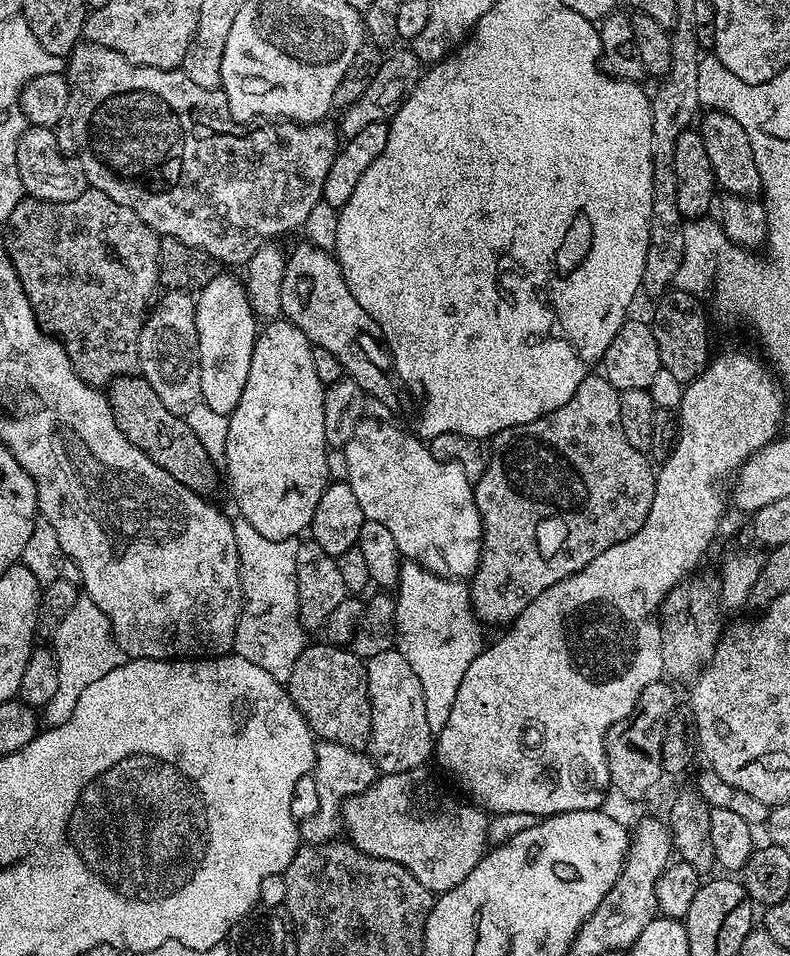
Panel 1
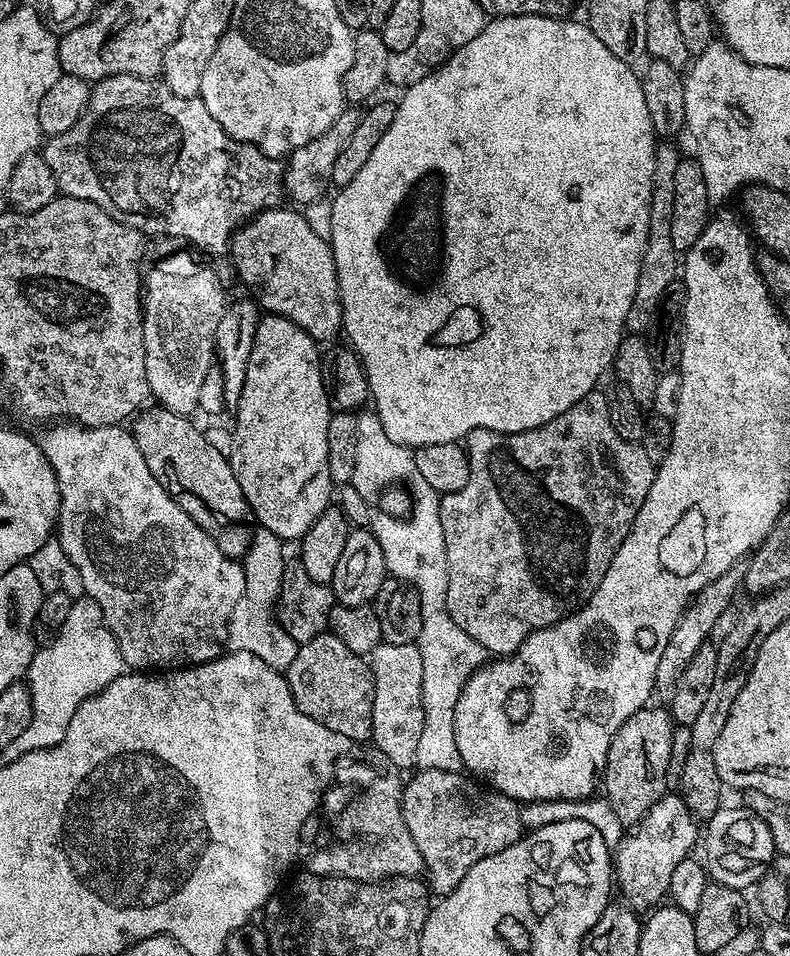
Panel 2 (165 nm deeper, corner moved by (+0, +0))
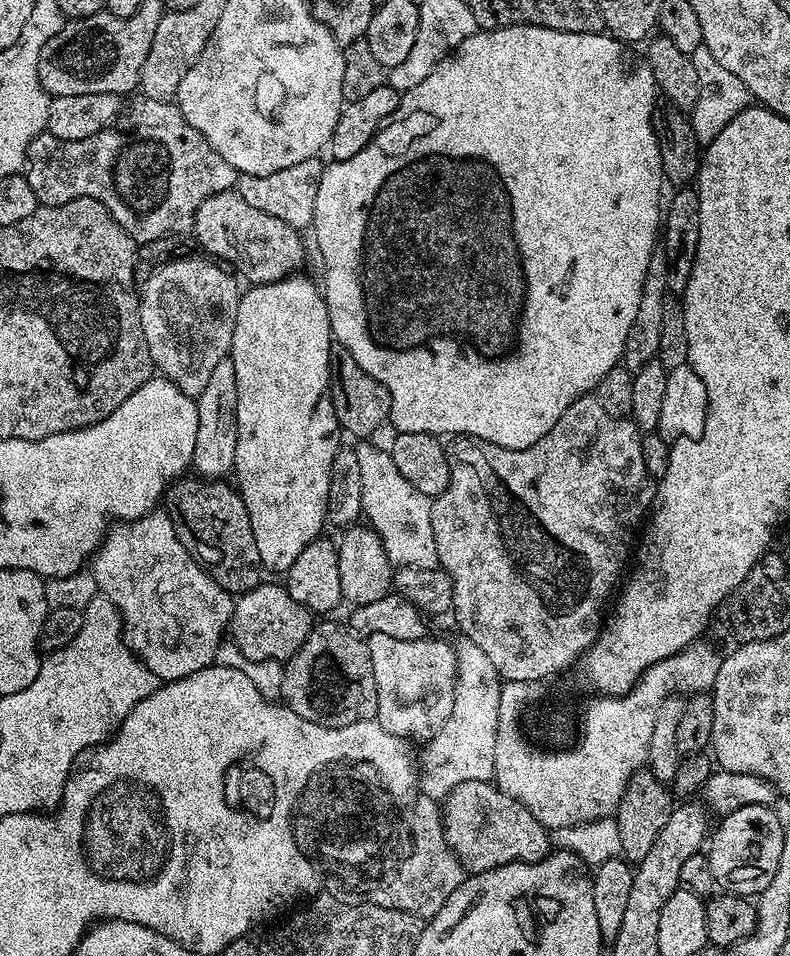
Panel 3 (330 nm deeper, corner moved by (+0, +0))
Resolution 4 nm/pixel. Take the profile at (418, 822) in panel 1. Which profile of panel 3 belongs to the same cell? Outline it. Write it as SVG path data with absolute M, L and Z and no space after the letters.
M462 782L442 801L444 837L469 873L485 872L514 862L533 864L550 852L550 832L510 794L502 794L495 783Z

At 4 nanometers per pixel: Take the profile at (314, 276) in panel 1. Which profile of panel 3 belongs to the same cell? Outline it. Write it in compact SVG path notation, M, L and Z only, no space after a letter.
M236 190L214 194L210 198L206 198L206 202L202 202L202 206L198 206L194 221L195 243L199 247L201 244L209 252L205 252L209 257L219 258L225 265L235 269L241 277L244 275L248 279L249 285L278 282L285 280L287 276L299 273L303 269L300 267L304 264L304 244L300 241L300 236L301 233L295 228L286 226L286 222L282 222L282 218L274 218L274 214L266 214L262 210L257 210L255 206L249 206L246 198L242 198L239 191Z

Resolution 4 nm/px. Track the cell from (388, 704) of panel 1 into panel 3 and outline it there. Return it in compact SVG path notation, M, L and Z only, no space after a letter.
M387 634L367 637L370 662L374 670L374 686L378 686L378 710L376 723L381 724L390 734L413 738L423 732L435 733L450 718L456 697L456 651L451 643L444 640L415 640L406 642L402 638L389 638Z

